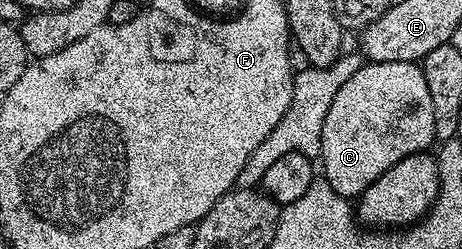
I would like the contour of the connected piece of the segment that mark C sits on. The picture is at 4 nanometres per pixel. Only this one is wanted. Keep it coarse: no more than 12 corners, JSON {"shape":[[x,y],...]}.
{"shape":[[365,62],[334,94],[318,164],[358,198],[434,144],[423,67]]}

